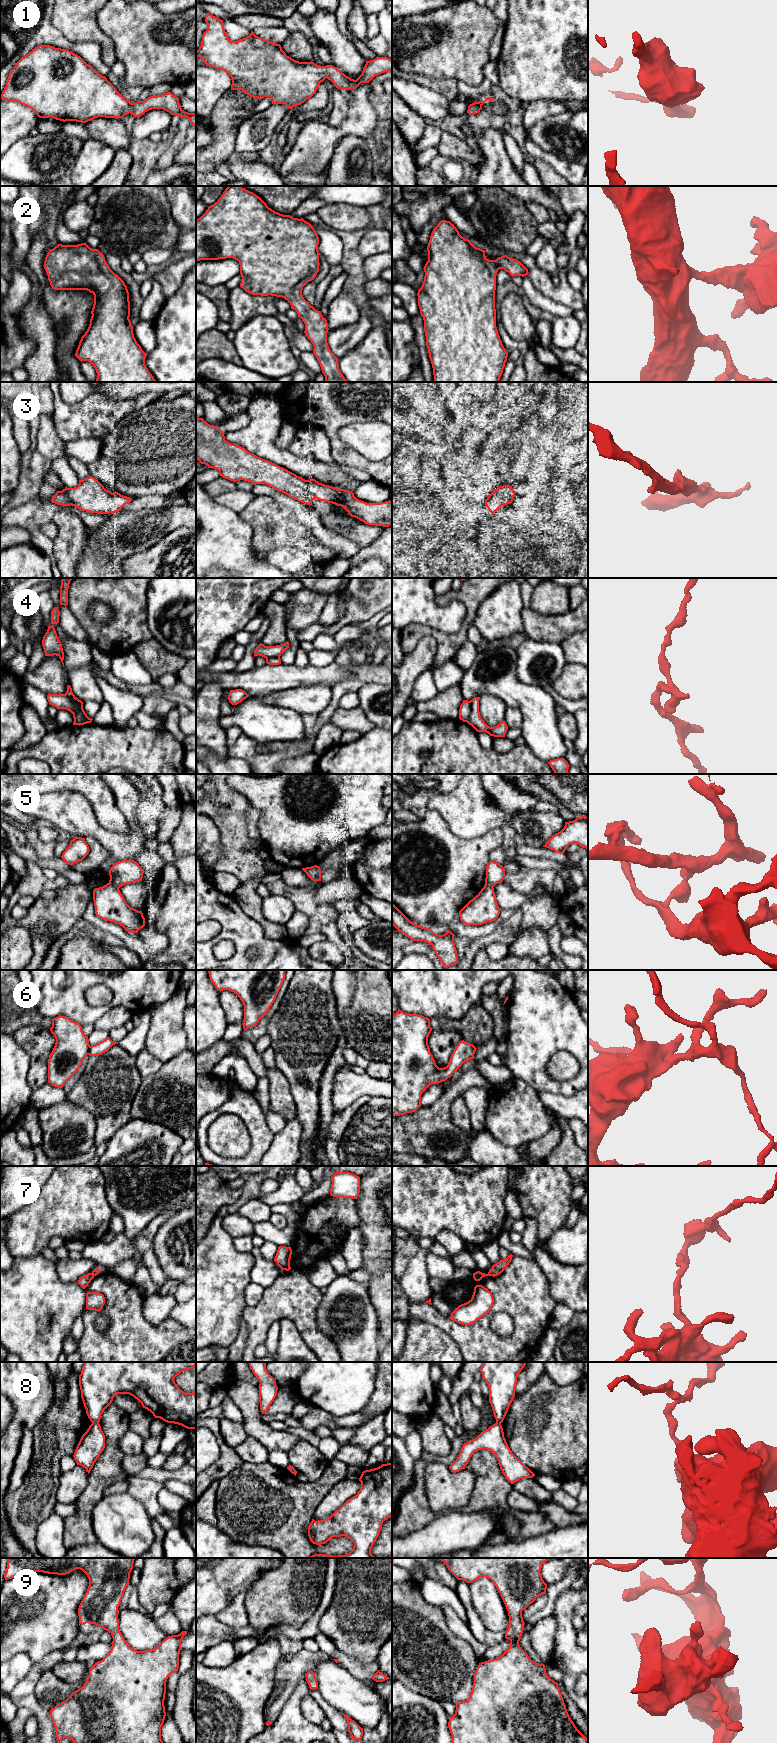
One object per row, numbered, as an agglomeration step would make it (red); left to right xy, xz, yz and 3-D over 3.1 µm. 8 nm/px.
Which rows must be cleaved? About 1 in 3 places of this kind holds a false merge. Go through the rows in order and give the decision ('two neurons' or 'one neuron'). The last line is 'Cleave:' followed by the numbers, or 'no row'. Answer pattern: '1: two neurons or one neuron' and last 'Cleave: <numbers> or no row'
1: one neuron
2: one neuron
3: one neuron
4: two neurons
5: two neurons
6: one neuron
7: two neurons
8: two neurons
9: one neuron
Cleave: 4, 5, 7, 8

